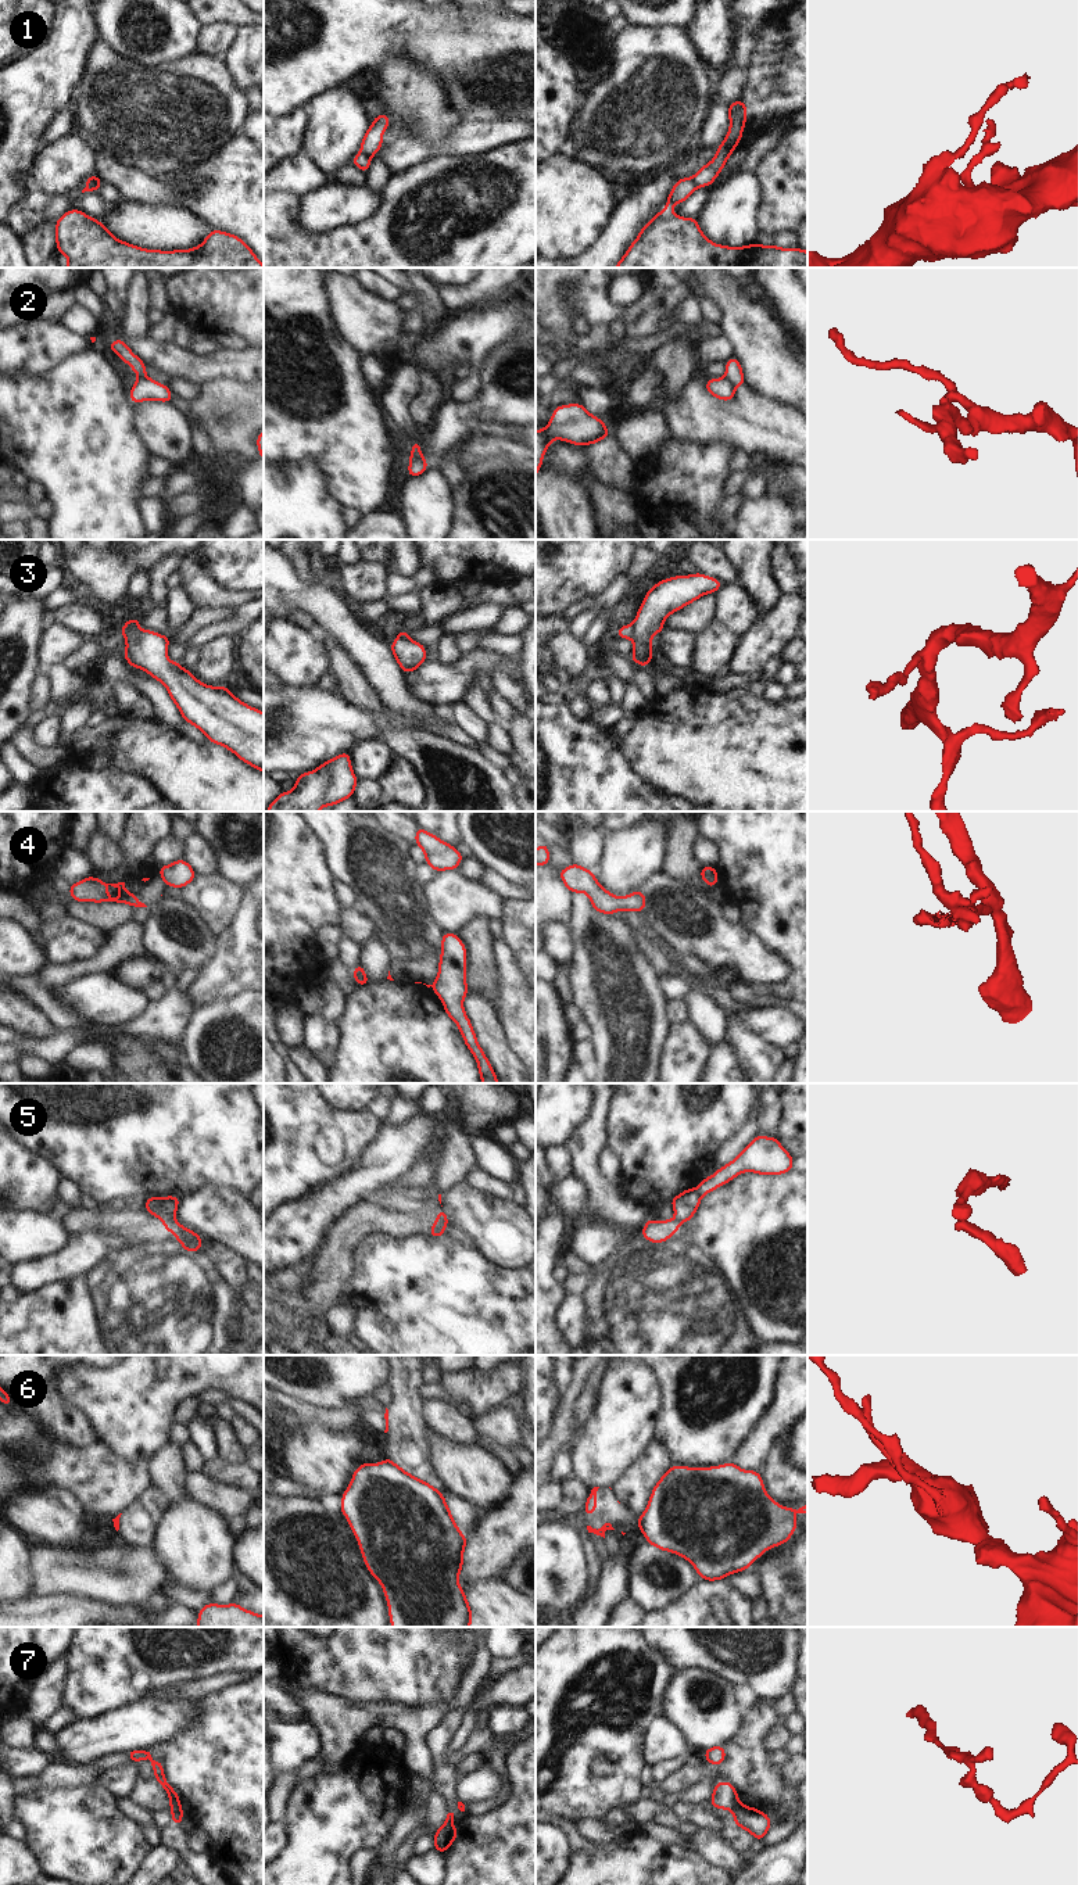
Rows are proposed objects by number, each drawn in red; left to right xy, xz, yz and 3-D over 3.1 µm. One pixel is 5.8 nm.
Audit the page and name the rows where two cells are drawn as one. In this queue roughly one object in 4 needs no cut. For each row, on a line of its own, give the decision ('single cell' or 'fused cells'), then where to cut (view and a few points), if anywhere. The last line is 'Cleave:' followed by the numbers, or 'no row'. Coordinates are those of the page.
1: fused cells | xz (360, 153), (369, 158)
2: fused cells | xz (411, 459), (419, 459), (426, 463)
3: fused cells | yz (634, 623), (631, 638)
4: fused cells | yz (708, 884), (712, 887)
5: fused cells | xz (447, 1225), (433, 1226)
6: fused cells | yz (643, 1516), (643, 1527), (640, 1530)
7: fused cells | xy (171, 1808), (181, 1809)
Cleave: 1, 2, 3, 4, 5, 6, 7

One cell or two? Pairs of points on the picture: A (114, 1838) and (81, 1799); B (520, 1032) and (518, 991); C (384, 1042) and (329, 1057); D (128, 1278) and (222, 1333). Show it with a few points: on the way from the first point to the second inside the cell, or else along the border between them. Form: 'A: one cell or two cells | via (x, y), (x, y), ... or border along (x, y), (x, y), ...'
A: one cell | via (104, 1828), (85, 1809)
B: one cell | via (520, 1022), (518, 1000)
C: two cells | border along (336, 1024), (340, 1049), (330, 1068)
D: one cell | via (158, 1275), (194, 1275), (215, 1296), (217, 1303)

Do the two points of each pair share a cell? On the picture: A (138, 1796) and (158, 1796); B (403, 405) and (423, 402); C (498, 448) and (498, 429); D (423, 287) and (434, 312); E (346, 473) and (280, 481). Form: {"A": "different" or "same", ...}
{"A": "same", "B": "different", "C": "different", "D": "same", "E": "different"}

